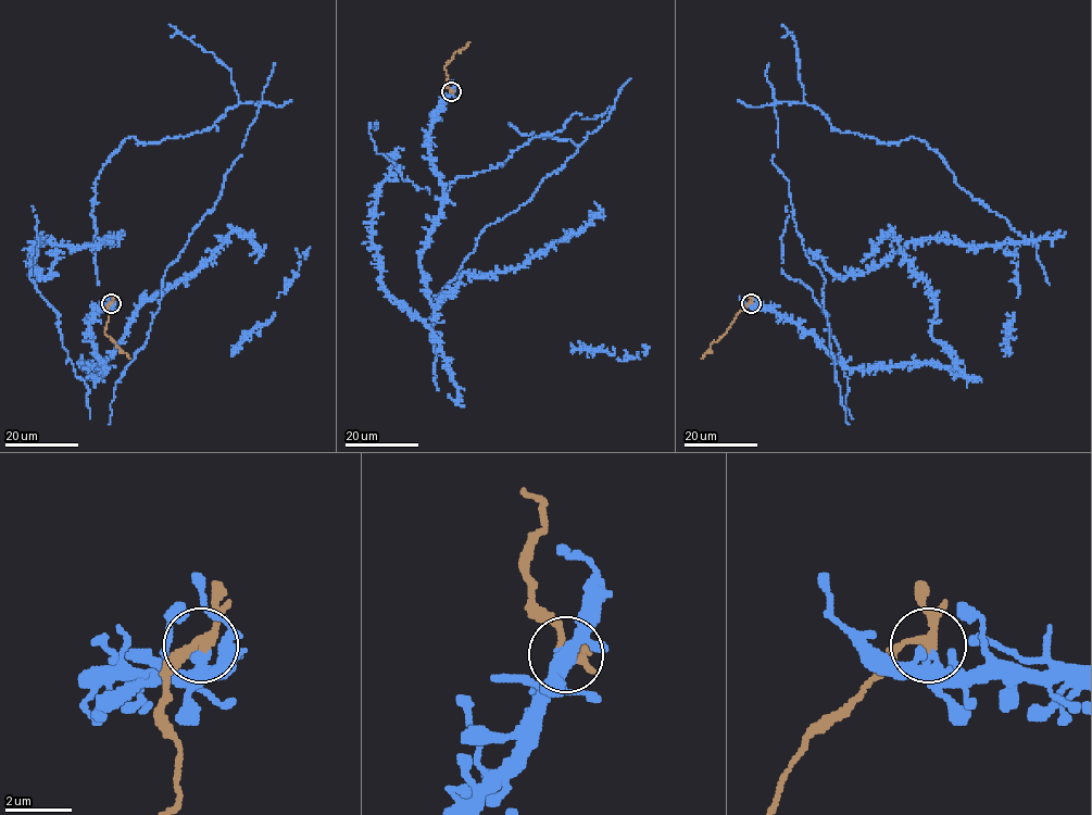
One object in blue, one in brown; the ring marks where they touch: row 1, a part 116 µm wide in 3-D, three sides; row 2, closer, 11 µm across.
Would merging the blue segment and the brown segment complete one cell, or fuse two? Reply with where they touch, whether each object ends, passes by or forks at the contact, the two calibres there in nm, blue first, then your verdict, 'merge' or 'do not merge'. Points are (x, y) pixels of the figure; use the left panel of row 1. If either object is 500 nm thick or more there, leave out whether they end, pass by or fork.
at (111, 303); blue passes by; brown forks there; 320 nm thick on the blue side, 220 nm on the other; do not merge

